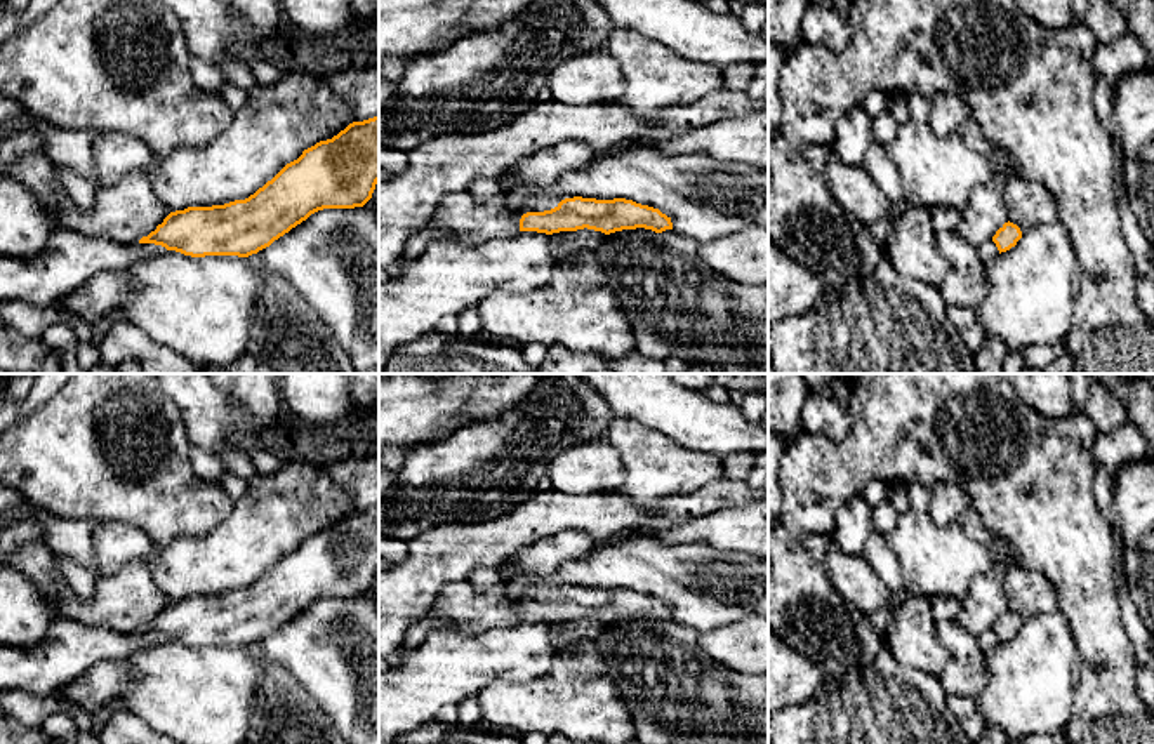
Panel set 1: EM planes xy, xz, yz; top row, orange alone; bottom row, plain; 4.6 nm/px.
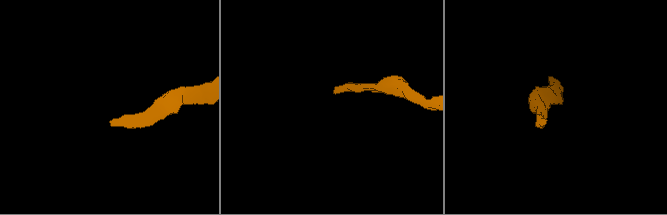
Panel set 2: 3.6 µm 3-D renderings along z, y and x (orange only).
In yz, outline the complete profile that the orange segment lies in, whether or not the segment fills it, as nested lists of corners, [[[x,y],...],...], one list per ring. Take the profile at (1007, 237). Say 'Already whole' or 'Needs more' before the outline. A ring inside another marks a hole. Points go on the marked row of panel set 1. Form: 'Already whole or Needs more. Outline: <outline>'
Needs more. Outline: [[[1008,221],[996,231],[996,235],[991,240],[977,247],[977,254],[984,261],[984,264],[989,264],[1001,252],[1006,252],[1011,247],[1015,247],[1020,238],[1020,228]]]

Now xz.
Needs more. Outline: [[[468,191],[445,196],[428,226],[468,235],[474,245],[513,238],[520,231],[553,235],[587,228],[610,235],[636,228],[655,233],[673,229],[671,217],[659,209],[626,198],[530,198],[514,214],[507,209],[506,193],[474,200]]]

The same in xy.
Needs more. Outline: [[[379,115],[353,122],[337,136],[320,141],[287,163],[271,181],[245,200],[224,205],[188,207],[170,212],[148,236],[132,245],[111,238],[56,229],[45,249],[31,259],[0,256],[0,301],[50,306],[103,271],[125,271],[149,257],[176,250],[191,257],[249,257],[323,209],[363,207],[379,183]]]

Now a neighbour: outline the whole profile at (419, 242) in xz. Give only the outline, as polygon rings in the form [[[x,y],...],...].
[[[426,226],[407,242],[405,259],[417,259],[431,243],[443,240],[454,240],[457,243],[474,247],[468,235]]]

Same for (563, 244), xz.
[[[577,229],[577,231],[560,231],[560,233],[553,233],[549,238],[551,238],[551,252],[553,252],[553,257],[556,261],[561,261],[561,259],[567,259],[568,256],[575,254],[575,252],[580,252],[580,250],[591,250],[594,252],[600,243],[612,236],[612,235],[624,235],[624,233],[629,233],[633,229],[622,229],[622,231],[615,231],[615,233],[610,233],[610,235],[605,235],[601,231],[594,231],[594,229]]]

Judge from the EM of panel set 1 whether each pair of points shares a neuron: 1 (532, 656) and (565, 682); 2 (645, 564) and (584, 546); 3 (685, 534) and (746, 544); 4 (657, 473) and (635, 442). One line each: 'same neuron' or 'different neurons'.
1: different neurons
2: different neurons
3: same neuron
4: same neuron

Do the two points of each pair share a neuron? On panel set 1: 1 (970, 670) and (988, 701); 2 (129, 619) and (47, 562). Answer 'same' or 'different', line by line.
1: different
2: same

